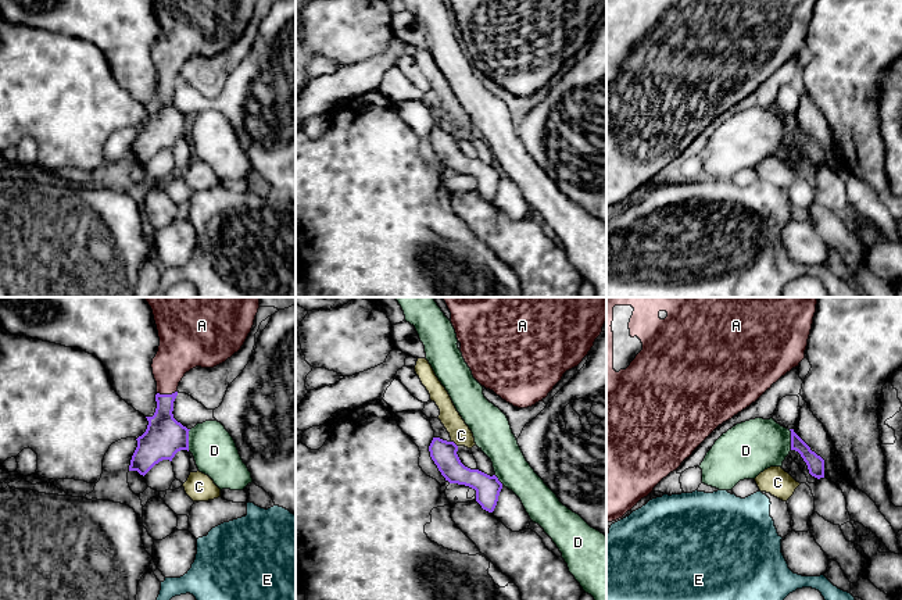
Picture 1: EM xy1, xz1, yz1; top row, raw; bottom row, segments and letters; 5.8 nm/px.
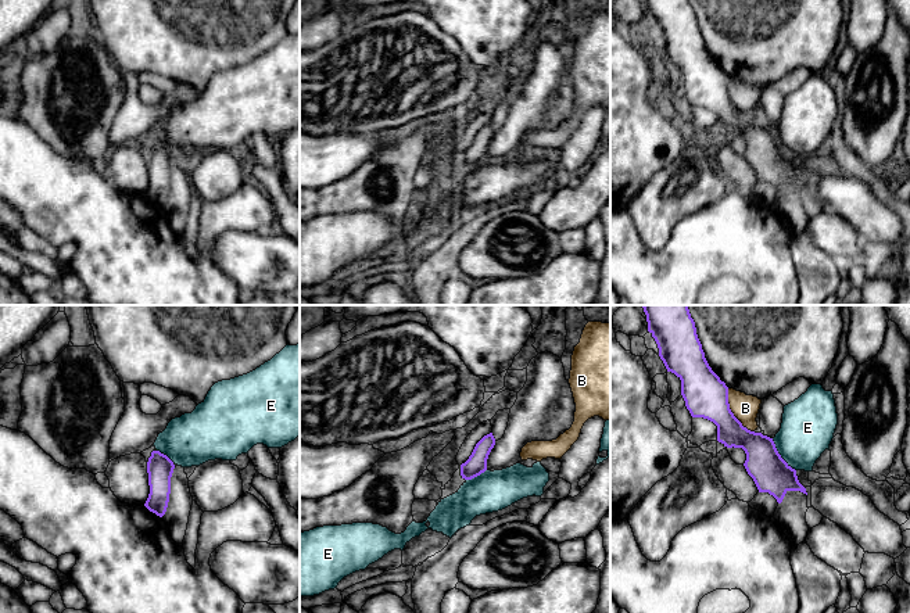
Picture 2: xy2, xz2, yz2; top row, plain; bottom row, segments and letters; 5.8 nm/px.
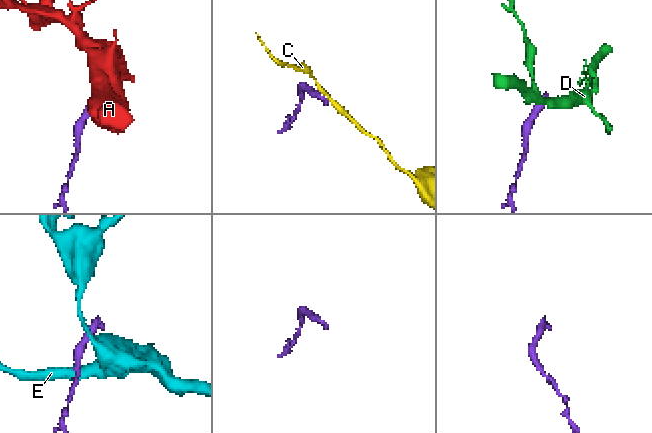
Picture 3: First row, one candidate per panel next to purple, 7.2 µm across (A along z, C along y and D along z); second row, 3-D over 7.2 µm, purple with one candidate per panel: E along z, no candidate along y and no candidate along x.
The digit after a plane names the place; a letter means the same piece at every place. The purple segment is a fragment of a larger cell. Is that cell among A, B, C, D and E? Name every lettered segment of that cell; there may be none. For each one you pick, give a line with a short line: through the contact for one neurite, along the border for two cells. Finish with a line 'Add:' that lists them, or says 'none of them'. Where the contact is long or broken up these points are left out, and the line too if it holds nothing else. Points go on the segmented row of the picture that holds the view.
A: Line: xy1 (164, 436), (167, 395), (168, 367), (178, 353)
Add: A

